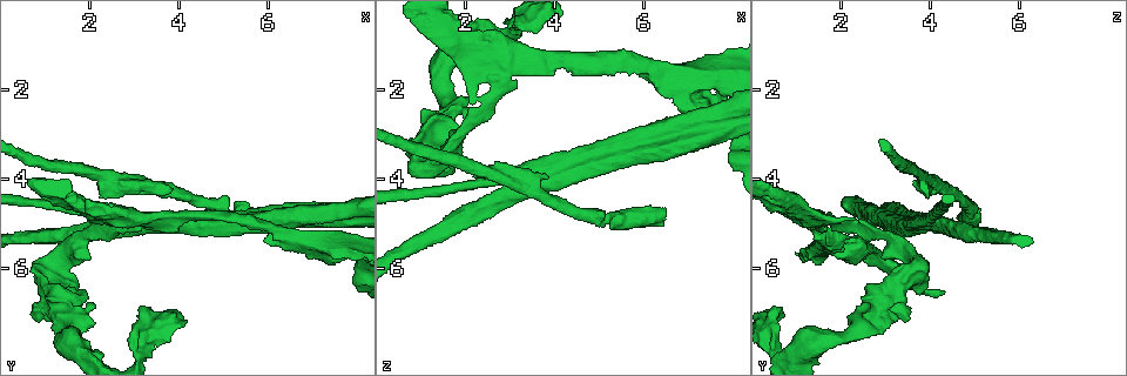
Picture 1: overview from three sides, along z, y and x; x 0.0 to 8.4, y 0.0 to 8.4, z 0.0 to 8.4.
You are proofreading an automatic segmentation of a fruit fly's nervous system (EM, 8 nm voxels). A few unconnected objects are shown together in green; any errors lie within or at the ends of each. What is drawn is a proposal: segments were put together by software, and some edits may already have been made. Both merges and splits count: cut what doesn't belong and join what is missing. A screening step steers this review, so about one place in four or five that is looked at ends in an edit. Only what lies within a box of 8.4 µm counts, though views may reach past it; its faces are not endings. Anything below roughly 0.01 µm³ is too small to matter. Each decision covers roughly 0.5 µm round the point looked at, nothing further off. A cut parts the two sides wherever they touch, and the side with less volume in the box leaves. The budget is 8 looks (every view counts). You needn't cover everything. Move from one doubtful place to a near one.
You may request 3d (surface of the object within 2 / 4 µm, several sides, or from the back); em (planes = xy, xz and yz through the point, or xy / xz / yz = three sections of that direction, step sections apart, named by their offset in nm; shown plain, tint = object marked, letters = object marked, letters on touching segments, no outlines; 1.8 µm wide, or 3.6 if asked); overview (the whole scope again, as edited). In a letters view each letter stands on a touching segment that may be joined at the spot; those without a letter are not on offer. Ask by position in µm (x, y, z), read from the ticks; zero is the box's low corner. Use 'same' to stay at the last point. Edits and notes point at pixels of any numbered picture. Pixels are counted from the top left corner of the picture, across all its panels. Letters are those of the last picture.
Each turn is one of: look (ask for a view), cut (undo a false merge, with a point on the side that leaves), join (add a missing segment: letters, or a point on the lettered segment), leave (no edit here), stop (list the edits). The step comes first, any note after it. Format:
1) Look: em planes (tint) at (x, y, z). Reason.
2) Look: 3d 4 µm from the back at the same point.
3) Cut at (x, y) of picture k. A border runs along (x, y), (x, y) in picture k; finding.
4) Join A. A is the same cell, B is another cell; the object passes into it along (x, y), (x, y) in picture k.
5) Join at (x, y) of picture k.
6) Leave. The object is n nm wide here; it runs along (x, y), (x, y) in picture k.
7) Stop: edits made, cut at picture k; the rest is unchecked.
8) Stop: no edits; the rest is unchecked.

Look: em yz step 16 (letters) at (7.00, 5.45, 1.90). Three-way junction.

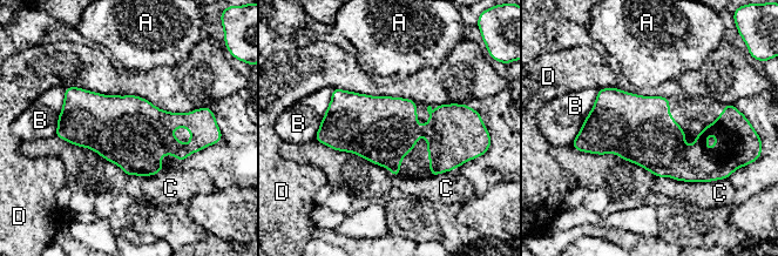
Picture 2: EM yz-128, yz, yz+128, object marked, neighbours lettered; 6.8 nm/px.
Leave. The longest contact is with D, 600 nm; A, B, C and D are other cells; a border runs along (333, 87), (417, 102) in picture 2; one neuron here.

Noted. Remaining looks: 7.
Look: 3d 2 µm at (1.35, 6.85, 2.85).

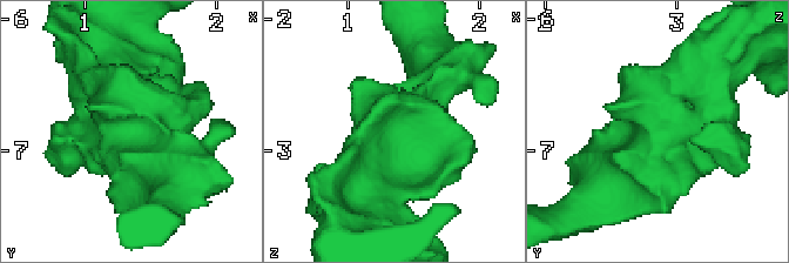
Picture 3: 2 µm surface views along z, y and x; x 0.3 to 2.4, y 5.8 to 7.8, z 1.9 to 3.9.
Look: em planes (tint) at (1.34, 6.88, 2.86).

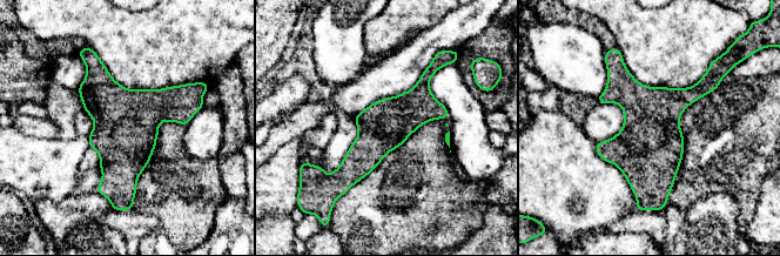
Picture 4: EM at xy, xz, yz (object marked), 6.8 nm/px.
Look: em planes (letters) at the same point. What lies round it.

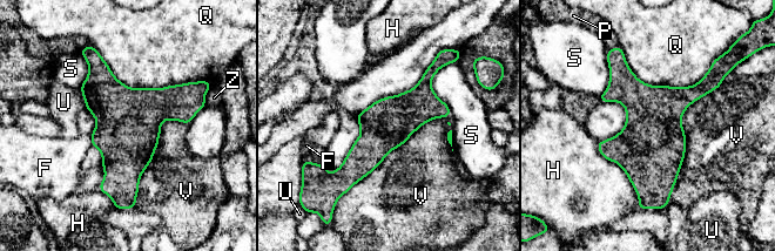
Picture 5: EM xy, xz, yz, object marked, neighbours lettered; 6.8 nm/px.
Leave. F, H, P, Q, S, U, V and Z are other cells; it runs along (433, 69), (422, 95), (344, 177) in picture 5; one neuron here.

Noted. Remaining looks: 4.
Look: em planes (tint) at (3.25, 6.90, 0.65). An open end.

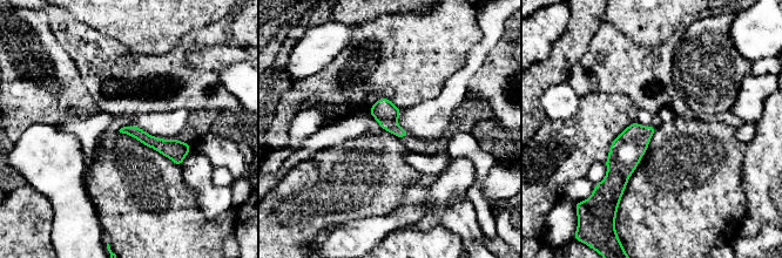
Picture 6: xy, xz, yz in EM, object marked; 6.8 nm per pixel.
Look: em planes (letters) at the same point. What lies round it.

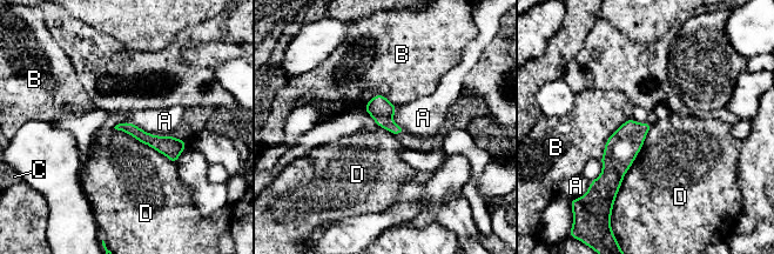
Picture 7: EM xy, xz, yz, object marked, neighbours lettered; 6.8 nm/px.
Leave. A, B, C and D are other cells; it runs along (120, 127), (161, 145), (182, 145) in picture 7; no lettered segment goes on from it.

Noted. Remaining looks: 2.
Look: em yz step 8 (letters) at (7.85, 6.25, 3.55). Free end.

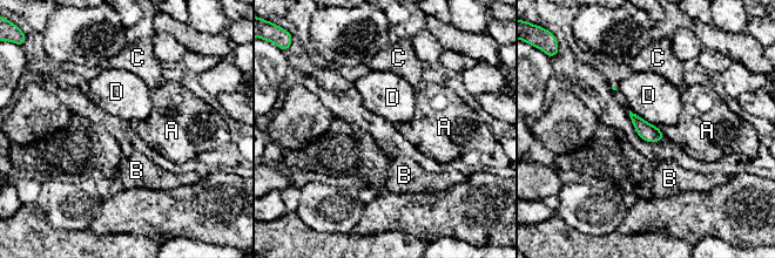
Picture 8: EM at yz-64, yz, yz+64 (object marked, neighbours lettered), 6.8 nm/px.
Look: em planes (letters) at the same point. Cut it another way.

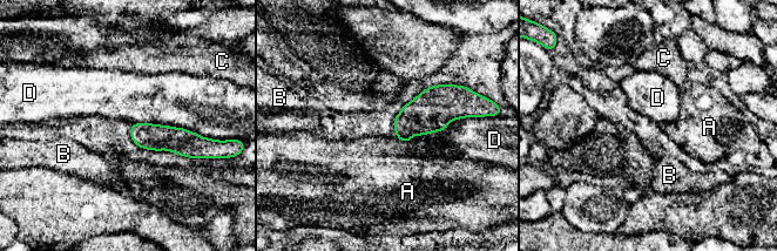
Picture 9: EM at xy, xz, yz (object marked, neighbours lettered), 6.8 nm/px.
Leave. A, B, C and D are other cells; a border runs along (132, 122), (182, 127), (205, 137) in picture 9; no lettered segment goes on from it.

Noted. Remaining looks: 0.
Stop: no edits; the rest is unchecked.

